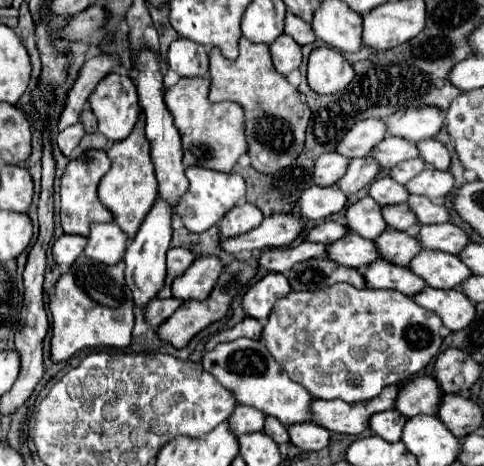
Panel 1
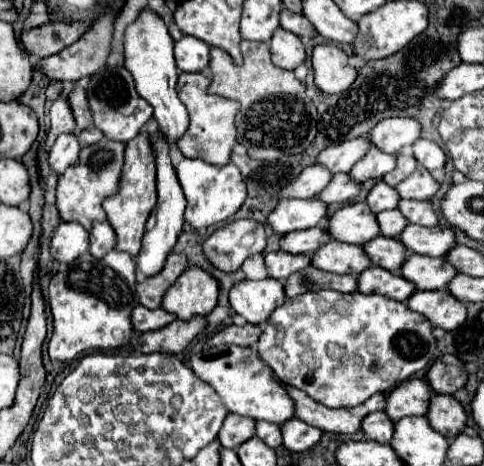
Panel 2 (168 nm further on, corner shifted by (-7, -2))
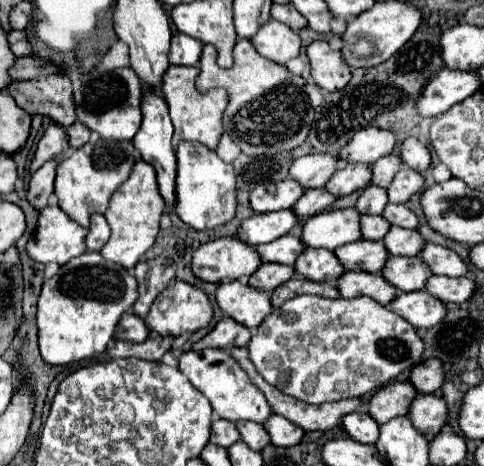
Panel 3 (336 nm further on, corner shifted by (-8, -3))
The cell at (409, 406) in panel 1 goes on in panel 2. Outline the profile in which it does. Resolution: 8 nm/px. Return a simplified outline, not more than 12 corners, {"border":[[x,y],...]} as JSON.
{"border":[[407,379],[389,393],[393,421],[427,415],[431,385]]}

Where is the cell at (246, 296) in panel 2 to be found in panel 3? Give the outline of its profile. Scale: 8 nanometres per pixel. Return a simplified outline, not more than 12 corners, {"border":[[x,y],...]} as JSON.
{"border":[[222,282],[216,302],[250,330],[272,312],[270,294]]}

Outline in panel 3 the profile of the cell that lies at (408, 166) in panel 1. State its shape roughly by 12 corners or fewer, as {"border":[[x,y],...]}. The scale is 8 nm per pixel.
{"border":[[382,156],[372,164],[370,184],[388,188],[402,168],[400,156]]}

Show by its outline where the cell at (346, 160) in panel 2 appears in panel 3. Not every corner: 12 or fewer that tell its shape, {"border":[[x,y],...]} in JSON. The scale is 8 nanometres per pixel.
{"border":[[336,156],[296,158],[290,178],[304,188],[324,188],[340,166]]}

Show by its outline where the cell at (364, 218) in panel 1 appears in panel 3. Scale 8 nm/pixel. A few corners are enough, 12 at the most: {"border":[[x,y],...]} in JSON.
{"border":[[356,208],[316,214],[302,242],[336,250],[360,240]]}

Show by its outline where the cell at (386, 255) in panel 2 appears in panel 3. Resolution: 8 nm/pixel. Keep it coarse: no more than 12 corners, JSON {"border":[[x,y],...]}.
{"border":[[364,238],[336,248],[346,270],[374,274],[388,252],[382,242]]}

